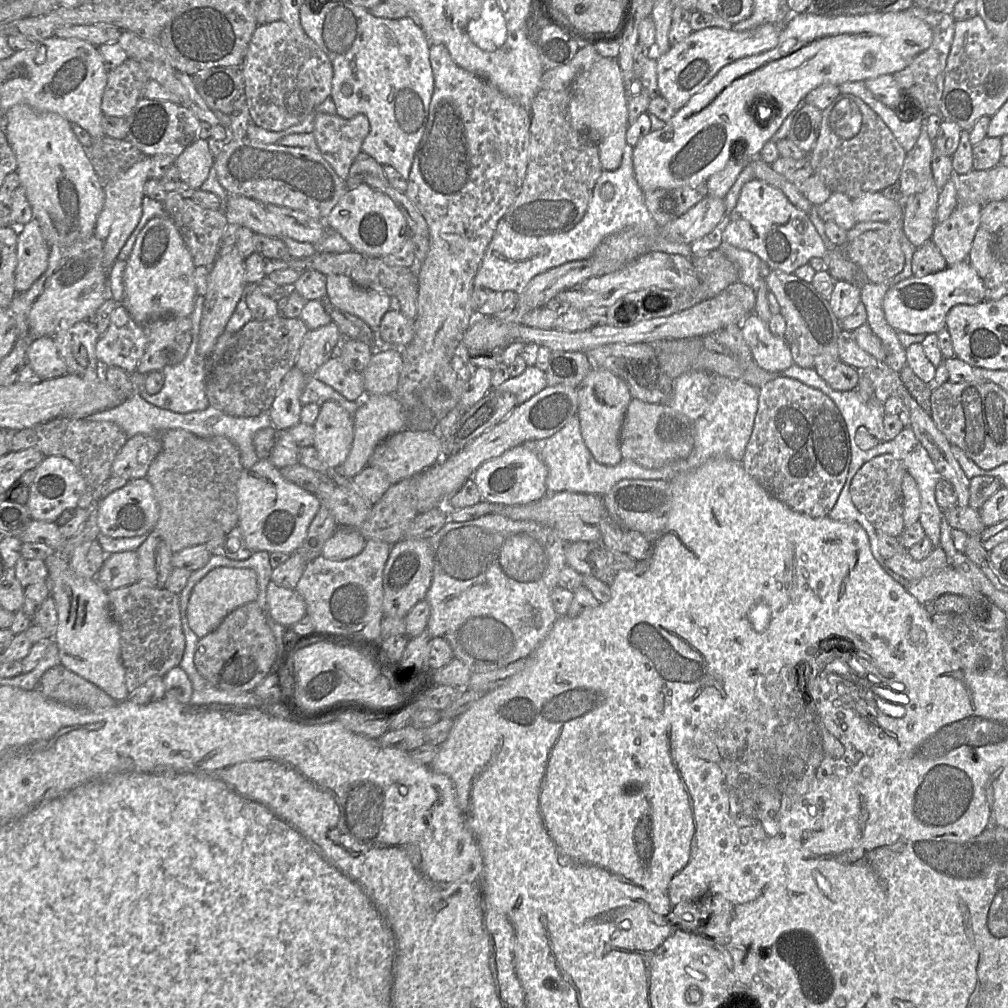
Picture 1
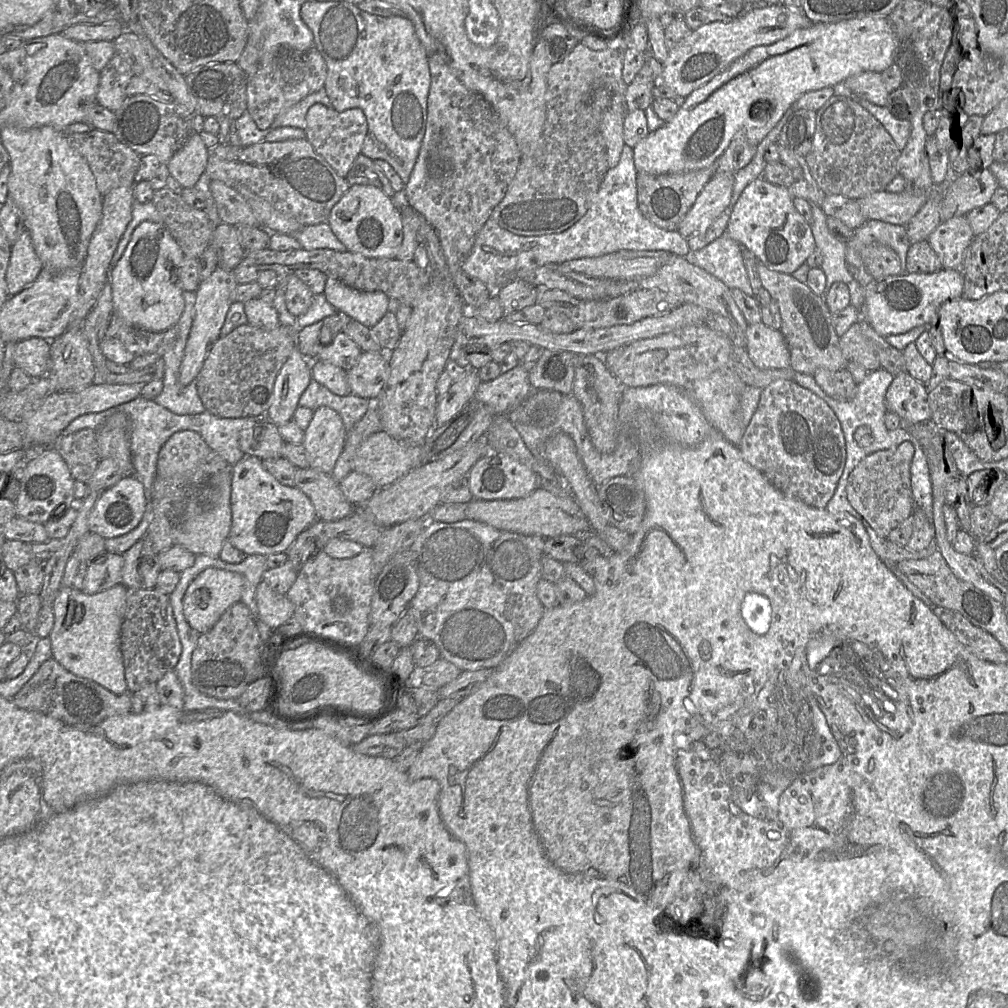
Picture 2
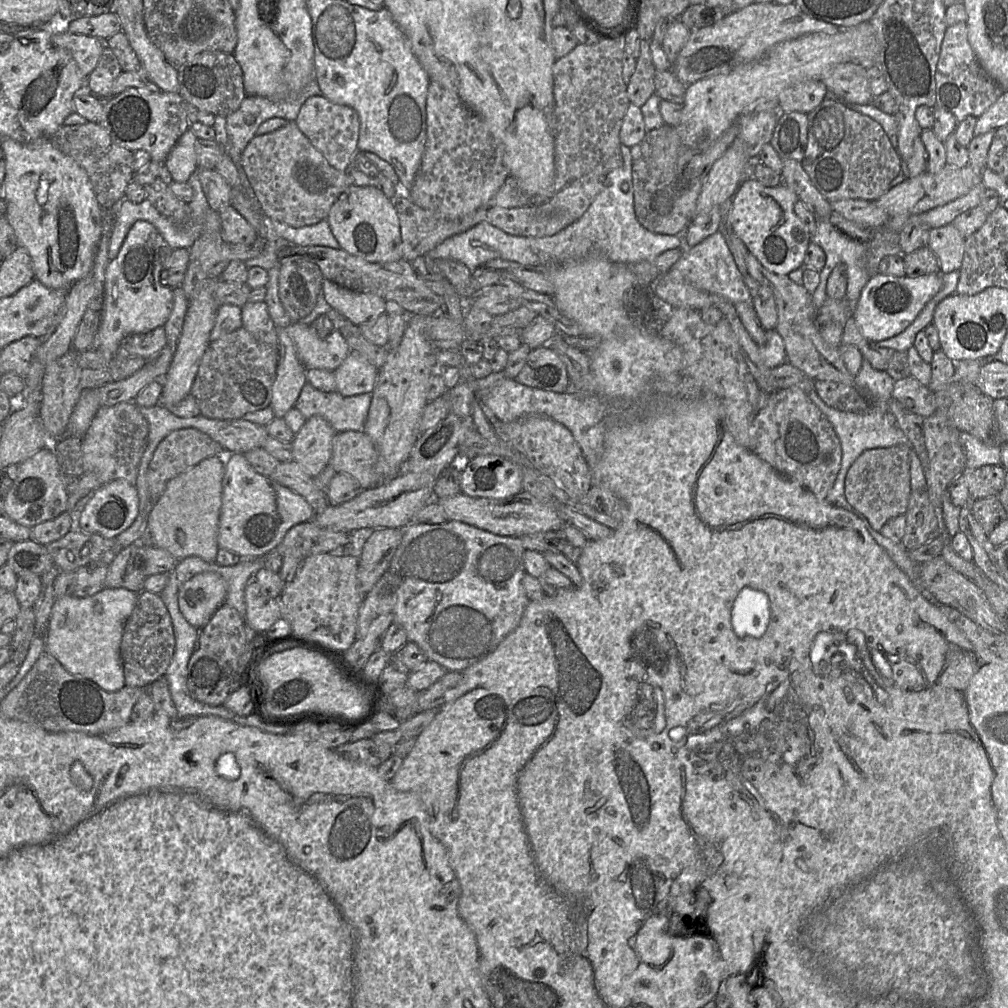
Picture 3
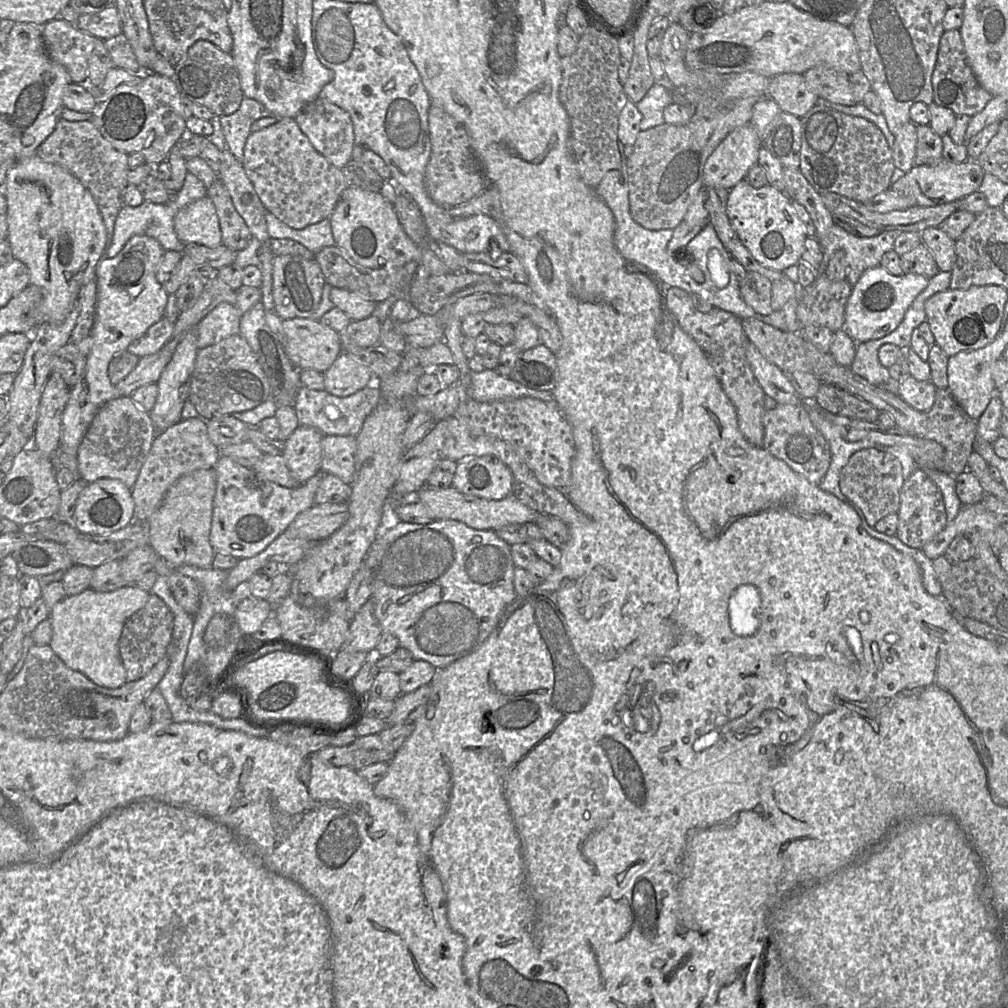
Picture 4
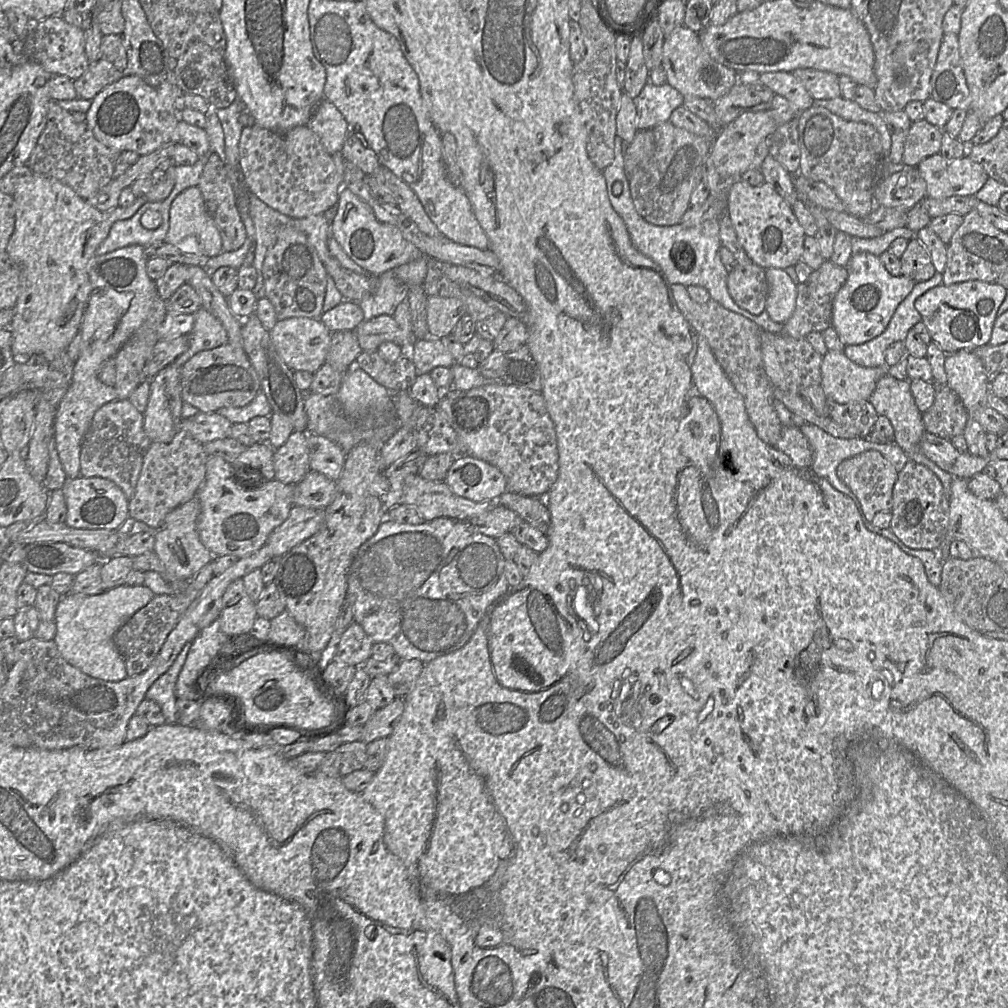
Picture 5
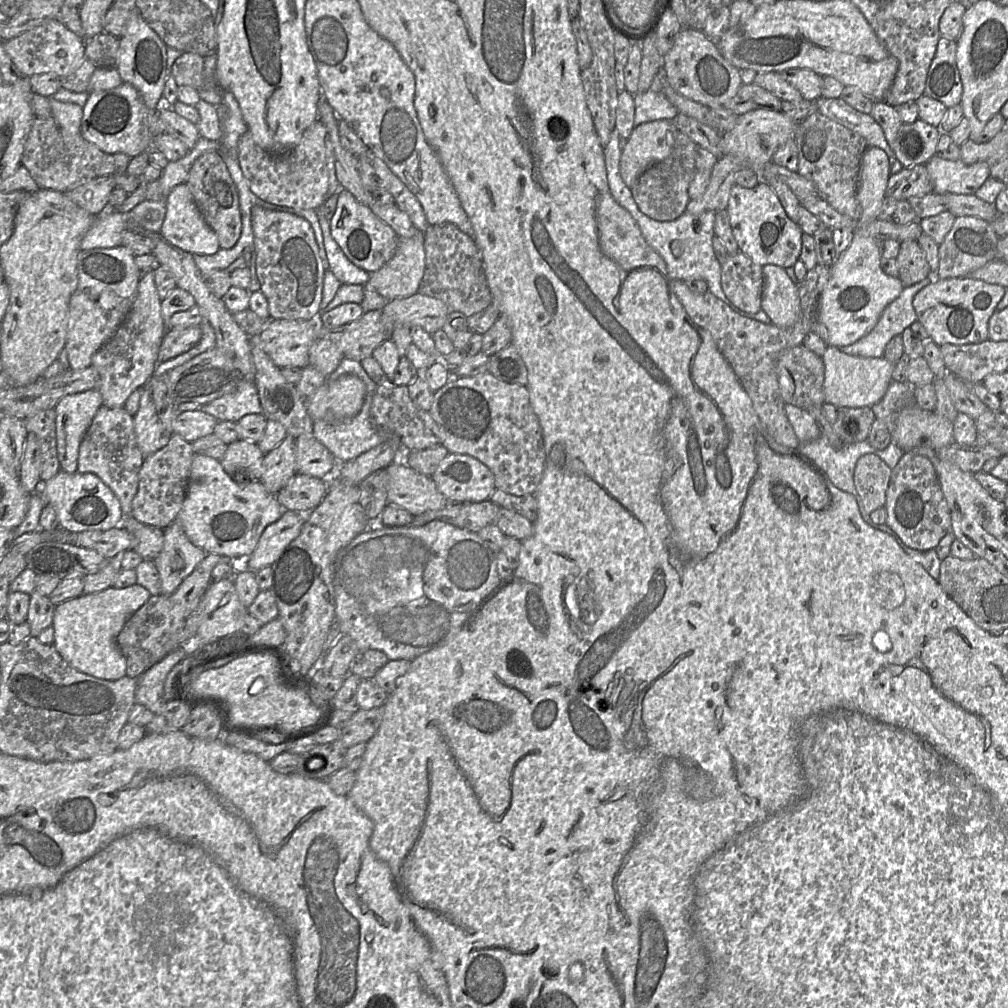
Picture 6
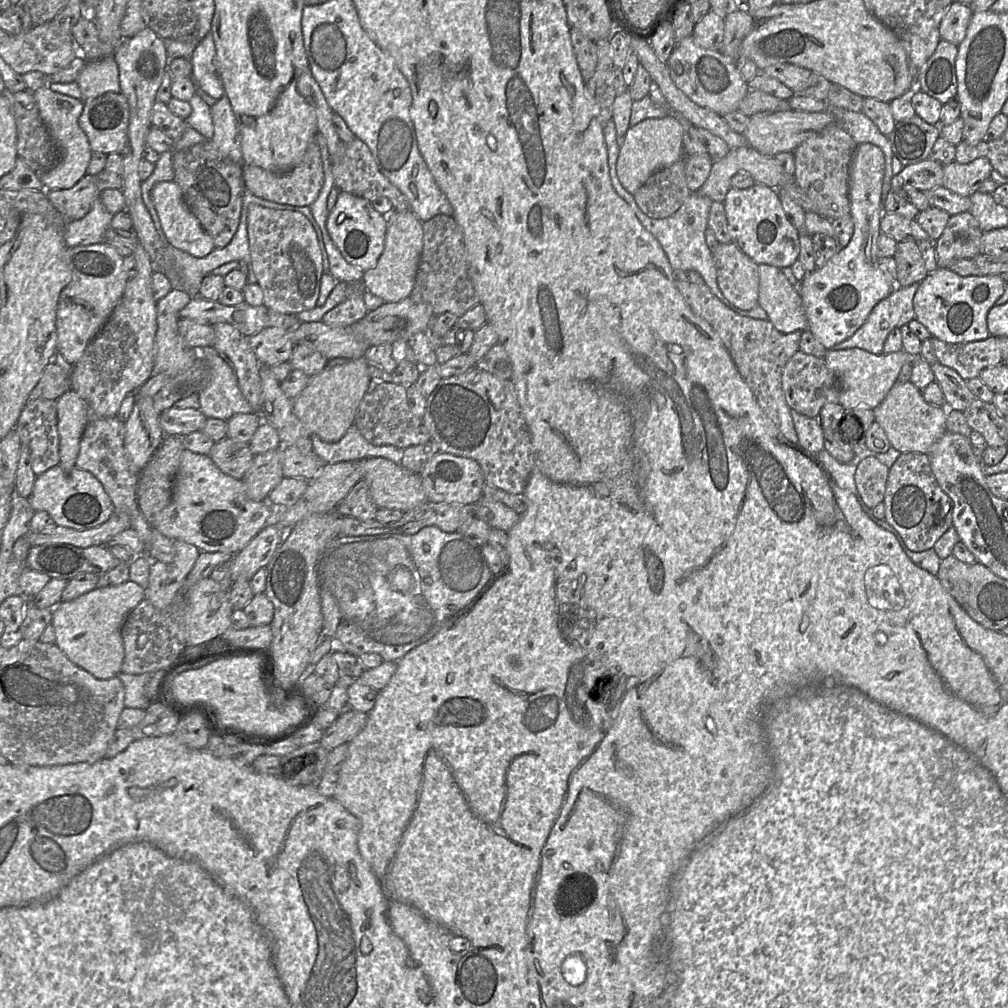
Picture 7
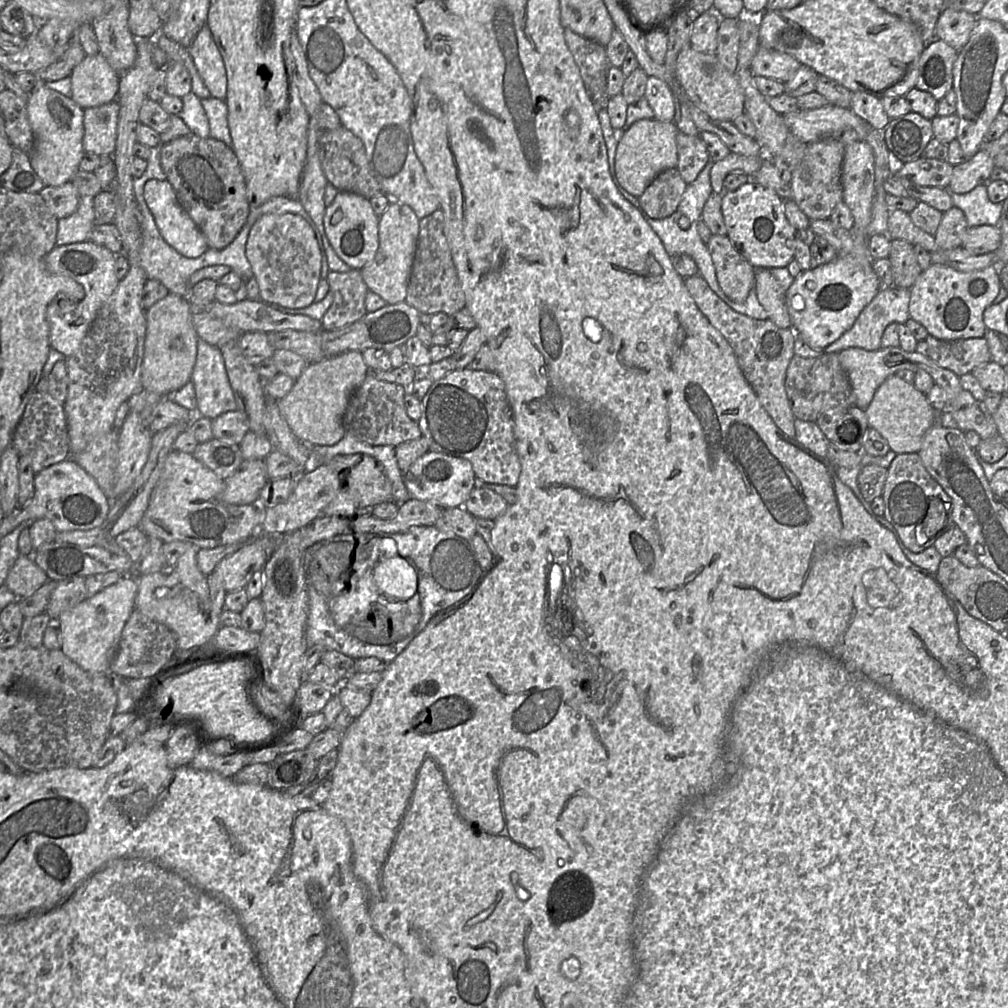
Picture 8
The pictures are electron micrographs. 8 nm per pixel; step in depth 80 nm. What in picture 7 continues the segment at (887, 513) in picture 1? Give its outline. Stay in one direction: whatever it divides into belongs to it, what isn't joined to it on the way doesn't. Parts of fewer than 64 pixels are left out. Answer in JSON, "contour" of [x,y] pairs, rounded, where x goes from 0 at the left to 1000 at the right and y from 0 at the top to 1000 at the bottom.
{"contour":[[[866,452],[852,459],[847,471],[848,480],[861,504],[865,505],[877,497],[882,465]]]}

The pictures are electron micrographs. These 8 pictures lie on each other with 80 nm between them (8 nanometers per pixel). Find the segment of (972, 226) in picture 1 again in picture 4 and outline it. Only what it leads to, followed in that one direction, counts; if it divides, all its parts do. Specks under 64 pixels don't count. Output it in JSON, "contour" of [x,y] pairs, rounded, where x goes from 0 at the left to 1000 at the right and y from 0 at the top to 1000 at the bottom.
{"contour":[[[922,225],[913,231],[915,241],[925,250],[931,266],[943,270],[947,259],[947,239],[931,225]]]}

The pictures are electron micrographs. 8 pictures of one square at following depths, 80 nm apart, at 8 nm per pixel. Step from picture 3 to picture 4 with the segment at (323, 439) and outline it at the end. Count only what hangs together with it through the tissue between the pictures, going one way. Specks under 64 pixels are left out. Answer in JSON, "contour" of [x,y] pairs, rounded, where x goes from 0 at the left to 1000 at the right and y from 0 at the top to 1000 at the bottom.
{"contour":[[[297,423],[282,438],[280,453],[285,463],[302,479],[318,466],[320,432],[308,423]]]}

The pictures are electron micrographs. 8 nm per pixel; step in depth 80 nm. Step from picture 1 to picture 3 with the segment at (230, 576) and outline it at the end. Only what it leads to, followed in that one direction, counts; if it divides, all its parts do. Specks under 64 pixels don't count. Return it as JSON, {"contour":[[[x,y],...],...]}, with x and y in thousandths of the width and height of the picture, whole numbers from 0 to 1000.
{"contour":[[[200,567],[183,577],[177,585],[177,600],[183,613],[200,624],[222,599],[225,578],[214,567]]]}

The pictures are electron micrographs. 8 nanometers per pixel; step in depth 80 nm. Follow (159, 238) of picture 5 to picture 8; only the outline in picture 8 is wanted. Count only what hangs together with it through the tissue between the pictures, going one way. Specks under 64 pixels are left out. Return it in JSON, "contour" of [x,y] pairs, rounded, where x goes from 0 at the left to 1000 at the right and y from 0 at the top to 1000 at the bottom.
{"contour":[[[80,194],[75,209],[66,216],[58,218],[57,244],[88,239],[94,223],[93,196]]]}

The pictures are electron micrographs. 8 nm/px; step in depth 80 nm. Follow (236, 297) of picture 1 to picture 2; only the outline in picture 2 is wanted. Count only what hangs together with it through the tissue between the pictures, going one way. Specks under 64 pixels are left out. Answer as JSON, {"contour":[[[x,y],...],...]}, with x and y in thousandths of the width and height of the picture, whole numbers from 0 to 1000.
{"contour":[[[216,264],[204,278],[199,280],[193,290],[193,313],[178,367],[178,380],[181,383],[186,383],[194,377],[205,352],[213,339],[218,336],[218,327],[223,319],[227,305],[231,301],[231,289],[235,282],[230,269]]]}

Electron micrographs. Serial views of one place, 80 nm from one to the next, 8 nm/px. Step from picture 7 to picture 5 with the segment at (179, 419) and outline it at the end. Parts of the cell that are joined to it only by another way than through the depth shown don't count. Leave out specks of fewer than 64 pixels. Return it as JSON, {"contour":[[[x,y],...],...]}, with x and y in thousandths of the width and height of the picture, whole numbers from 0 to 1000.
{"contour":[[[196,409],[180,417],[180,424],[200,440],[227,435],[229,423],[229,418],[215,410]]]}

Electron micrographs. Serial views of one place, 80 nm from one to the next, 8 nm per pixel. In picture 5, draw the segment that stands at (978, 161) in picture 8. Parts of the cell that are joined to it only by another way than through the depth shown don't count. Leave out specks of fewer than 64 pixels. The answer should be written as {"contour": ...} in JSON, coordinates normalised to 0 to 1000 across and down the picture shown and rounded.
{"contour":[[[931,152],[909,167],[919,181],[919,194],[927,197],[967,193],[981,177],[974,164],[959,155],[940,158]]]}

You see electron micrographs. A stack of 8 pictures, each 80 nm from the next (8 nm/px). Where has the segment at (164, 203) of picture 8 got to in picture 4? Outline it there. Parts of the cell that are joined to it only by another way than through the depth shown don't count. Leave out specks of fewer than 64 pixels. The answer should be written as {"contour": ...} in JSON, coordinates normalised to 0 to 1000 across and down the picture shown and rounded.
{"contour":[[[202,194],[180,206],[173,215],[173,228],[184,242],[197,242],[206,246],[220,243],[220,232],[214,206]]]}

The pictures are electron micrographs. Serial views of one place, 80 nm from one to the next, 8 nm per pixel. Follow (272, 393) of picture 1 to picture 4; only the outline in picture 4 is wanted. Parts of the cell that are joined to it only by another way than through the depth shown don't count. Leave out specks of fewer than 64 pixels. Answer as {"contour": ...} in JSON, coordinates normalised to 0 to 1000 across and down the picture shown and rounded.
{"contour":[[[236,330],[197,346],[189,373],[187,396],[201,417],[249,407],[268,393],[268,383],[255,354]]]}

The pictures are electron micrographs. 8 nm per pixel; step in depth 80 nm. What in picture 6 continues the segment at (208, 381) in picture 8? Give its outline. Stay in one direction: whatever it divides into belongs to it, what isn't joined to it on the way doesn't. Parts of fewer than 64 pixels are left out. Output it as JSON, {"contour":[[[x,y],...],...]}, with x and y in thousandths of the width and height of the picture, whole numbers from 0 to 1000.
{"contour":[[[243,376],[237,380],[232,389],[200,402],[199,407],[210,412],[216,418],[233,420],[246,411],[261,411],[253,380]]]}

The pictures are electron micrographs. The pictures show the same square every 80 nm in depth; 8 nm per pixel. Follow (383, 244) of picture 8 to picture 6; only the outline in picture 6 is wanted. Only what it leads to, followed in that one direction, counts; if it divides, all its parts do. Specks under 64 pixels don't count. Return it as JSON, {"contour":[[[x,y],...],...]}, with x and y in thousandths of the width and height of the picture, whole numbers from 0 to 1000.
{"contour":[[[421,230],[396,235],[389,256],[367,272],[365,281],[385,299],[405,296],[413,291],[422,268]]]}

